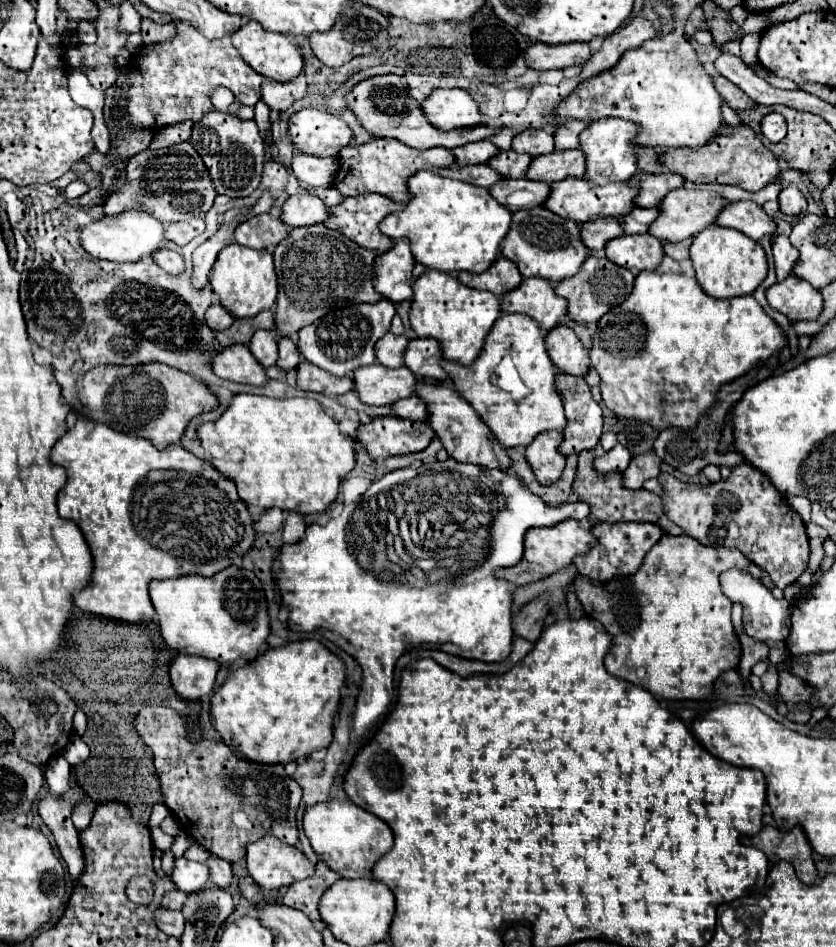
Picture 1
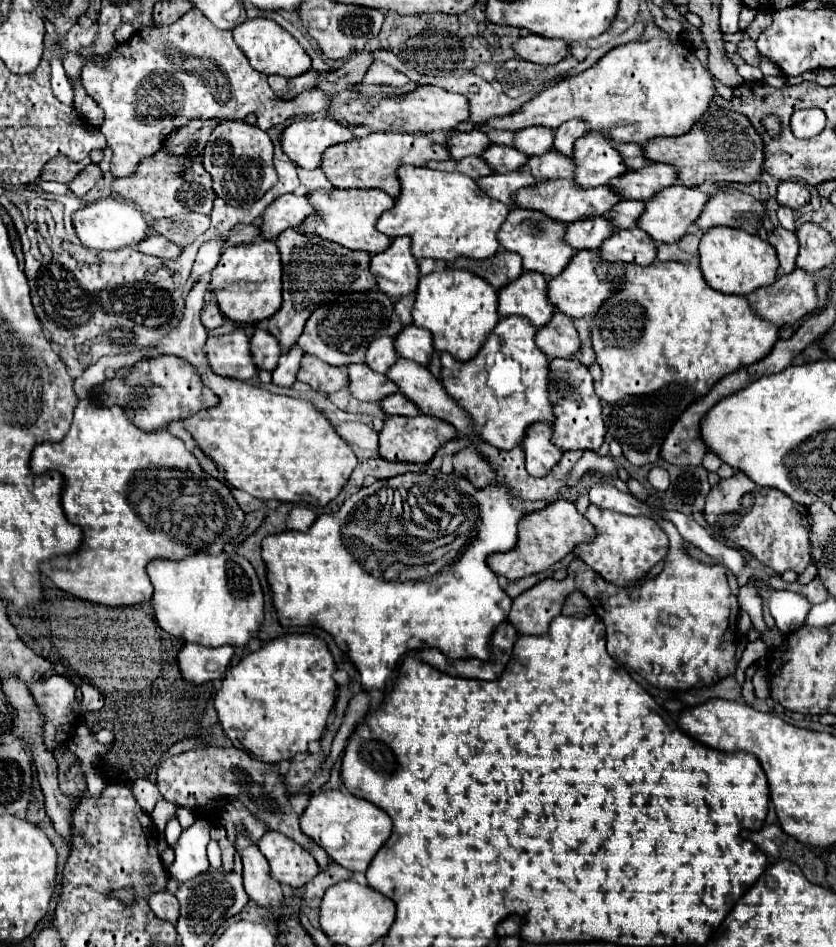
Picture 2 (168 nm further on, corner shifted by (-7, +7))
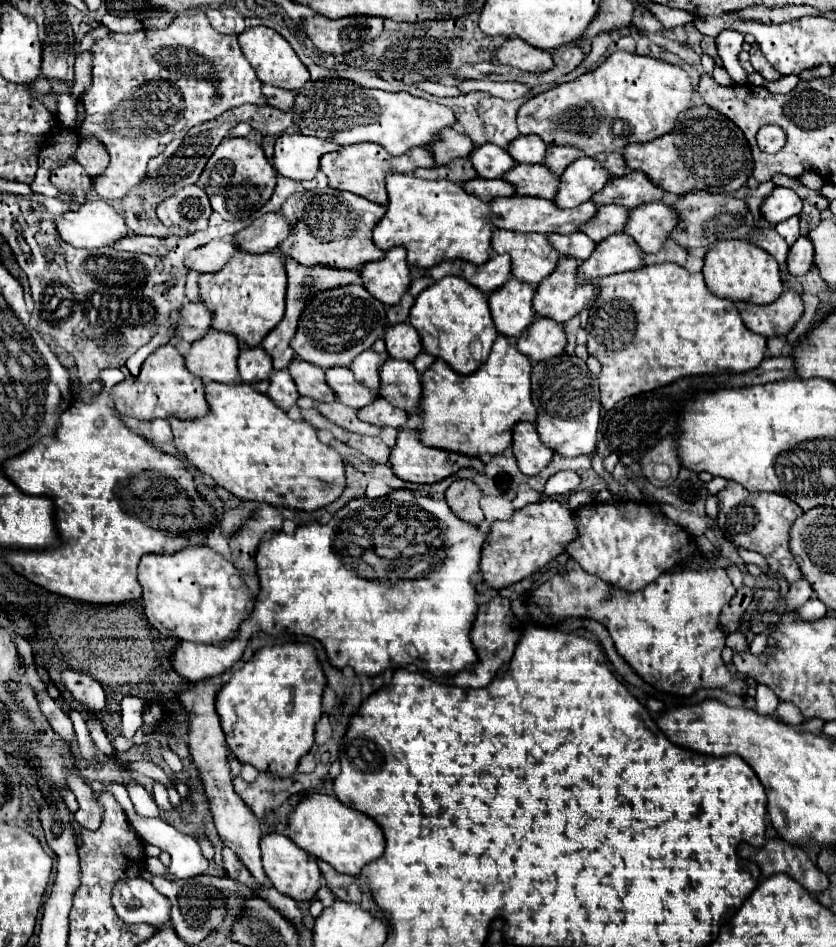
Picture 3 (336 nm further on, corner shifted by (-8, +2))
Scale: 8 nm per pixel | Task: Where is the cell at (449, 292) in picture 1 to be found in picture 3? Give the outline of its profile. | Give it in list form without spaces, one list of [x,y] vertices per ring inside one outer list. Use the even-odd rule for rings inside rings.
[[[444,276],[442,280],[422,290],[410,310],[410,324],[418,330],[424,352],[432,354],[434,358],[446,360],[458,374],[472,374],[482,364],[482,360],[478,364],[470,364],[472,360],[476,360],[470,352],[470,344],[474,340],[480,340],[482,352],[486,352],[488,358],[490,348],[498,336],[486,294],[476,286],[464,282],[460,276]]]

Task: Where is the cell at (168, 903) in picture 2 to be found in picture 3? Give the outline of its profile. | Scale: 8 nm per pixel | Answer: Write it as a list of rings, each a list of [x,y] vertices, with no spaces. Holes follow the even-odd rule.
[[[128,878],[114,886],[112,904],[126,924],[146,922],[156,928],[170,922],[172,904],[144,878]]]

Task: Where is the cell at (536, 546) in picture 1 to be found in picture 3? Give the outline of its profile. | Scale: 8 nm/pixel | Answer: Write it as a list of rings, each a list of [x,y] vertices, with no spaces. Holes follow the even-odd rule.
[[[548,498],[528,504],[516,510],[510,520],[492,524],[492,536],[484,544],[480,560],[484,580],[492,588],[500,590],[524,578],[530,578],[546,564],[550,564],[554,558],[558,558],[576,536],[578,536],[576,520],[562,502]]]

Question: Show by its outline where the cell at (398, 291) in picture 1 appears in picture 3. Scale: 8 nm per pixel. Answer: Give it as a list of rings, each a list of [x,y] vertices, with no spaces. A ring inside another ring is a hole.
[[[394,246],[386,252],[382,260],[368,262],[360,270],[362,286],[372,292],[382,304],[394,306],[402,300],[404,292],[410,288],[410,266],[406,262],[406,248]]]

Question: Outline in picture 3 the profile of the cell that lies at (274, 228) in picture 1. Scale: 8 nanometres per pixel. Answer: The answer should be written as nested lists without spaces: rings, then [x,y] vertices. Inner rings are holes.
[[[212,240],[188,254],[186,266],[196,272],[218,272],[234,256],[238,246],[232,240]]]

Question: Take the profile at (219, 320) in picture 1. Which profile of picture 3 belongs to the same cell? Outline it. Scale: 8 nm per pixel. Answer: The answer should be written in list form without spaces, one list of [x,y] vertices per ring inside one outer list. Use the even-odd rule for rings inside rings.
[[[186,304],[180,310],[180,320],[178,320],[178,334],[186,342],[196,342],[200,340],[212,326],[212,312],[208,312],[206,304]]]

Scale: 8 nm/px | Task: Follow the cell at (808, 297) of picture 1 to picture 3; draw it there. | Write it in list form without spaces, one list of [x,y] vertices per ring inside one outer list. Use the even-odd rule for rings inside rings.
[[[794,288],[782,292],[780,298],[772,304],[756,306],[750,302],[736,302],[736,308],[742,314],[746,328],[766,338],[788,334],[804,314],[802,294]]]

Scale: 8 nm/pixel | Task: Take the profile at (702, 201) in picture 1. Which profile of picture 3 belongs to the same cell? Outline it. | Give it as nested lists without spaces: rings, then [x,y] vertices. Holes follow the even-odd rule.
[[[650,202],[630,210],[624,232],[632,236],[646,254],[658,252],[678,226],[678,212],[664,202]]]

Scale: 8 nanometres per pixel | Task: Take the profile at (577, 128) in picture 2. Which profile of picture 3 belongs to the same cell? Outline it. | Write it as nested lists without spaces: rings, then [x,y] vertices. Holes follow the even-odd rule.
[[[548,146],[546,152],[546,160],[544,164],[554,172],[554,174],[562,174],[566,170],[566,166],[570,162],[574,162],[576,158],[580,158],[582,152],[580,148],[570,148],[570,146]]]

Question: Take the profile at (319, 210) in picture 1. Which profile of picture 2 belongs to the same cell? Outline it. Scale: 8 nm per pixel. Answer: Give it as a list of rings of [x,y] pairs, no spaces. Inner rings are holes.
[[[293,193],[281,195],[261,213],[259,231],[263,239],[275,239],[285,229],[299,227],[299,223],[303,223],[303,219],[309,213],[311,213],[311,203],[307,201],[305,195],[293,195]]]

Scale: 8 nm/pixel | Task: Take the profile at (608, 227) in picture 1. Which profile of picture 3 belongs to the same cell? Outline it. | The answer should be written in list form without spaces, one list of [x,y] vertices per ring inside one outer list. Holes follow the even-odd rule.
[[[584,232],[574,234],[548,234],[552,246],[562,252],[562,256],[572,256],[576,260],[586,260],[596,248],[596,242],[588,238]]]

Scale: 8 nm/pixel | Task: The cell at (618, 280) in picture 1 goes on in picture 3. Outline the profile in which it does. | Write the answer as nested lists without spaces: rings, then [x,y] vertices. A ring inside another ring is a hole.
[[[564,256],[560,260],[560,264],[556,266],[556,272],[552,272],[552,276],[548,276],[548,280],[544,280],[536,288],[536,296],[534,296],[536,314],[552,318],[552,320],[564,324],[566,320],[574,318],[576,314],[580,314],[582,310],[588,310],[594,304],[596,296],[600,294],[600,288],[596,284],[590,284],[590,282],[580,282],[578,266],[580,266],[580,262],[576,258]]]

